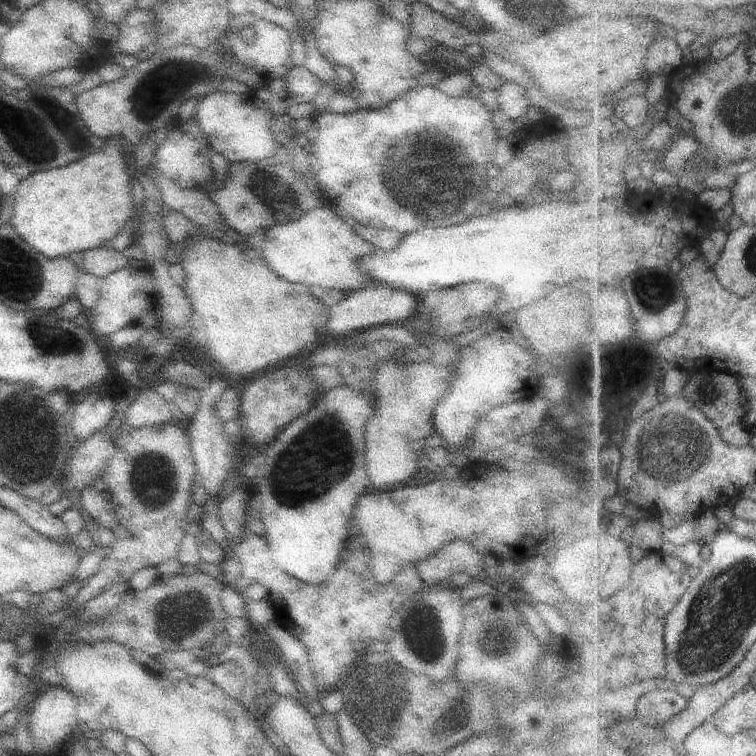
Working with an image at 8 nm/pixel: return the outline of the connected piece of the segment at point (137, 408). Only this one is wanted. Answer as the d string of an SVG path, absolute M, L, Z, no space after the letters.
M149 388L139 391L130 403L128 411L121 418L132 428L164 426L175 422L168 402Z

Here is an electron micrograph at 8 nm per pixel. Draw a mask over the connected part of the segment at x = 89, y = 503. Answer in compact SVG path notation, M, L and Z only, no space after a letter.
M89 488L79 494L76 500L81 510L86 512L98 526L109 528L112 531L118 526L118 516L104 493Z

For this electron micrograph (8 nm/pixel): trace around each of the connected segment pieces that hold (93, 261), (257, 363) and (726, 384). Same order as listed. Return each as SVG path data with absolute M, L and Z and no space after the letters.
M104 245L84 252L82 260L82 270L91 276L104 278L112 272L127 268L129 258L122 252L107 248Z
M200 236L192 240L192 246L188 246L182 266L188 274L188 284L181 287L194 314L188 332L199 346L206 348L208 356L220 368L242 376L261 375L277 366L293 363L294 358L308 355L330 340L327 334L320 334L330 318L326 304L322 304L310 292L310 287L291 282L272 272L270 266L266 266L260 250L256 250L252 243L229 246L222 240Z
M692 372L684 394L698 408L702 408L718 428L740 424L750 412L746 392L734 374Z

